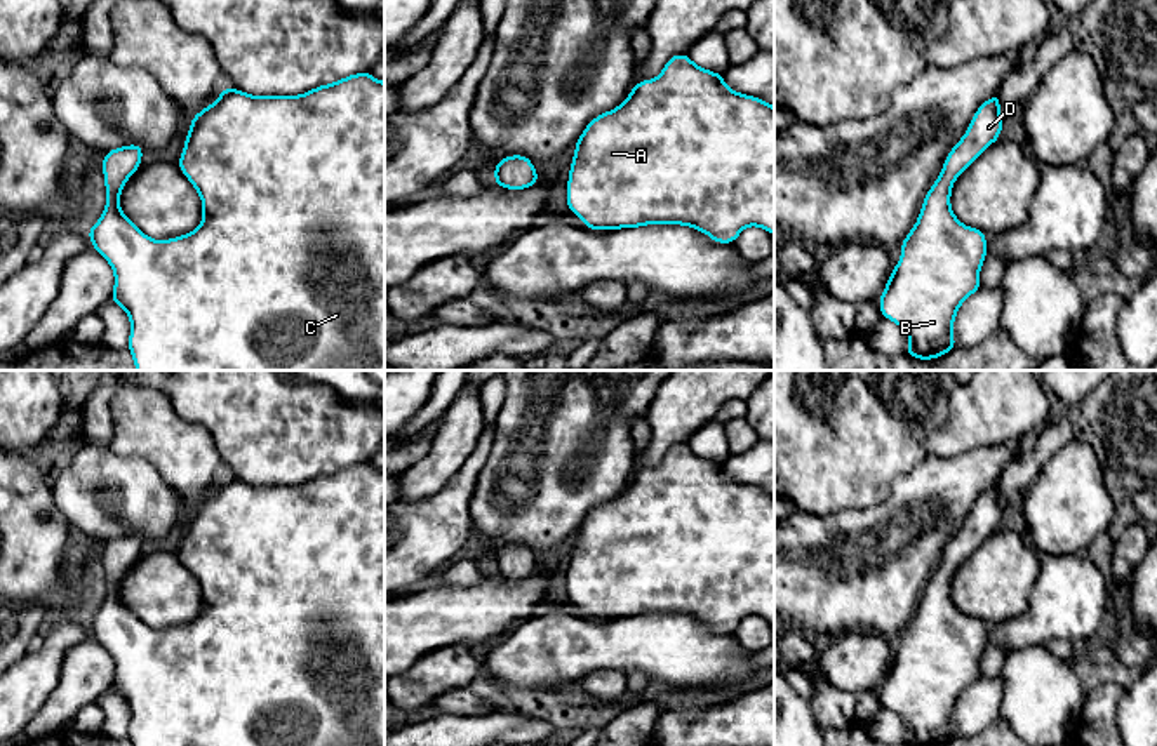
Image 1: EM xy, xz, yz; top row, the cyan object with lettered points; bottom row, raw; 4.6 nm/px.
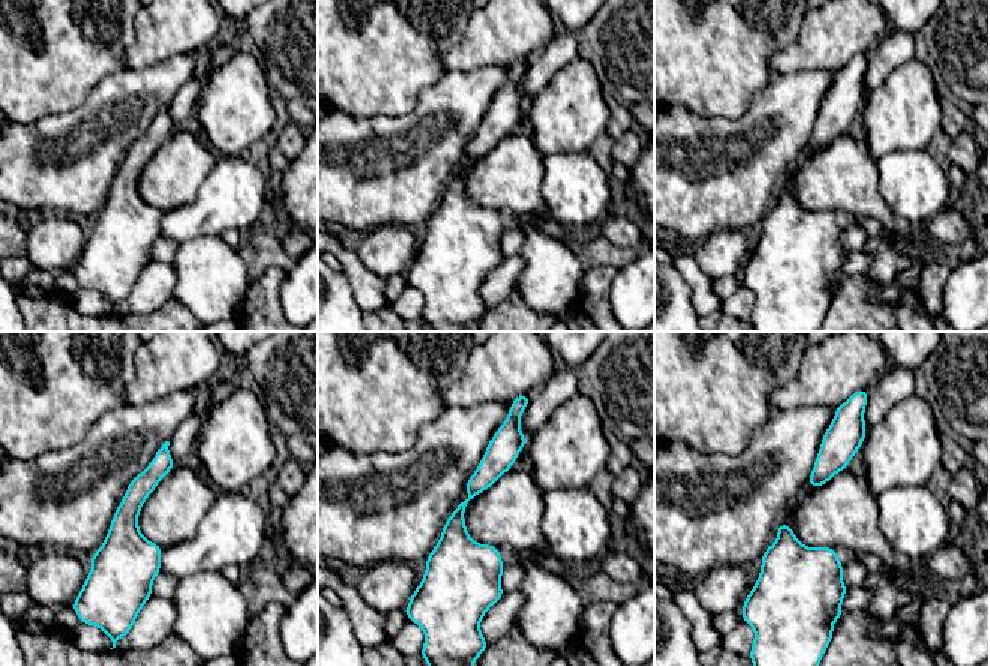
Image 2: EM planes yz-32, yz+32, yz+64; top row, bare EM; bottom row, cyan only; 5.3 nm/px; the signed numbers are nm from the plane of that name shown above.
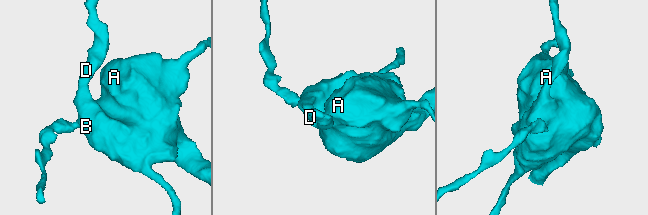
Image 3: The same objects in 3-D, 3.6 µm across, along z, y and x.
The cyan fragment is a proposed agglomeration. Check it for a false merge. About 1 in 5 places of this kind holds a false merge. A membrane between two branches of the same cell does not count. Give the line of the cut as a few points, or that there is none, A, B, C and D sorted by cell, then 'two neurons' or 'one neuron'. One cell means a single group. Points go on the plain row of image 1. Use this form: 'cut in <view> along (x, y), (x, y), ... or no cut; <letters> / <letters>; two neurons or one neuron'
no cut; A B C D; one neuron

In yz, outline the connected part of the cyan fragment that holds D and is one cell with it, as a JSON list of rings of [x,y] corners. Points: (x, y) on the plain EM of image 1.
[[[997,482],[976,499],[966,523],[948,541],[917,612],[900,633],[901,647],[879,687],[882,706],[910,727],[908,746],[943,746],[959,739],[953,729],[955,704],[981,678],[986,626],[955,607],[950,586],[955,569],[999,530],[1004,516],[999,499]]]

